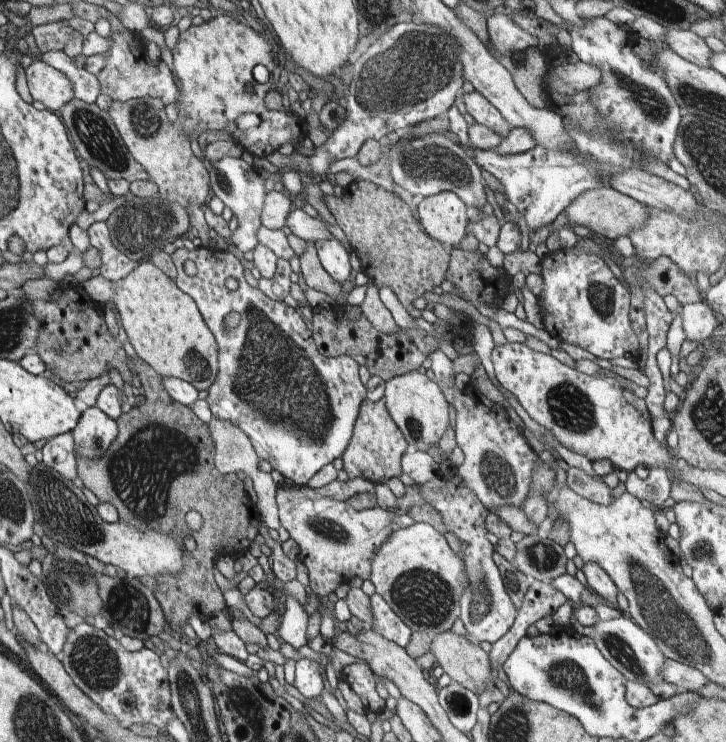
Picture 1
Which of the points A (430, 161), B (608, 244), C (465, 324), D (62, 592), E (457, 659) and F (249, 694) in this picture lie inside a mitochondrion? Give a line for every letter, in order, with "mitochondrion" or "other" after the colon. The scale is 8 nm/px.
A: mitochondrion
B: other
C: other
D: mitochondrion
E: other
F: other

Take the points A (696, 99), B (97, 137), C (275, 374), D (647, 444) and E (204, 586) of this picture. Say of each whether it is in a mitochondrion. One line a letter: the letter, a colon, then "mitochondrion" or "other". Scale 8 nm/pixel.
A: mitochondrion
B: mitochondrion
C: mitochondrion
D: other
E: other

